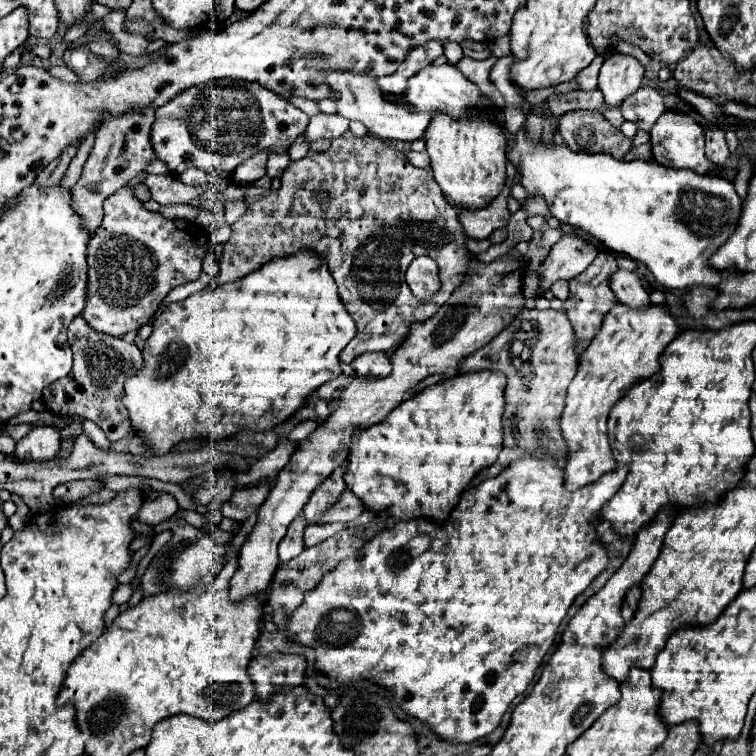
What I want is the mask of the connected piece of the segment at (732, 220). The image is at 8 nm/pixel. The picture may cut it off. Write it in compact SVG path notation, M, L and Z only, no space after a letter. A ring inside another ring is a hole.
M527 124L515 134L515 144L507 152L509 162L519 172L519 184L529 192L529 196L545 198L551 216L561 224L569 224L577 232L601 242L603 248L619 256L629 256L631 260L643 262L659 284L665 288L687 288L687 286L717 286L733 270L717 272L709 268L707 260L717 252L723 242L735 232L741 216L743 200L737 196L733 184L717 174L697 174L689 170L673 170L657 164L653 158L637 158L631 162L615 160L607 152L587 154L573 152L565 144L545 144L543 138L529 138Z

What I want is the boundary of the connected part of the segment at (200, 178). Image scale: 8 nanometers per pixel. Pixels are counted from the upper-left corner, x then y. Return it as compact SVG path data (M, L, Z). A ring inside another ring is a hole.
M189 168L185 174L179 176L179 180L189 186L207 186L207 174L197 168Z

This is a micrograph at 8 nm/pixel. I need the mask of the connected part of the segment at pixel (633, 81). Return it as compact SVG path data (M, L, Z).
M611 54L605 58L599 72L599 90L605 96L605 106L615 108L627 96L641 88L645 68L633 58L623 54Z

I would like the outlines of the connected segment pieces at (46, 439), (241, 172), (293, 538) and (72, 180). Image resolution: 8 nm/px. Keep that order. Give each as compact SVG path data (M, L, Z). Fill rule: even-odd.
M35 426L31 432L21 438L15 446L15 460L25 462L45 462L53 460L61 450L61 436L51 426Z
M257 152L255 156L251 156L249 160L245 160L239 168L235 168L233 172L233 180L237 184L251 184L259 178L265 176L265 162L267 162L269 152Z
M295 518L289 524L289 530L287 530L285 538L279 542L279 558L281 558L281 562L293 560L293 556L299 556L305 550L303 530L305 530L305 518Z
M87 136L83 146L77 150L77 156L71 160L71 164L69 164L69 168L67 168L67 172L65 172L63 180L61 180L63 188L73 188L77 184L77 180L81 176L81 170L83 170L83 164L87 162L87 156L89 156L89 152L93 148L93 138L95 136Z

